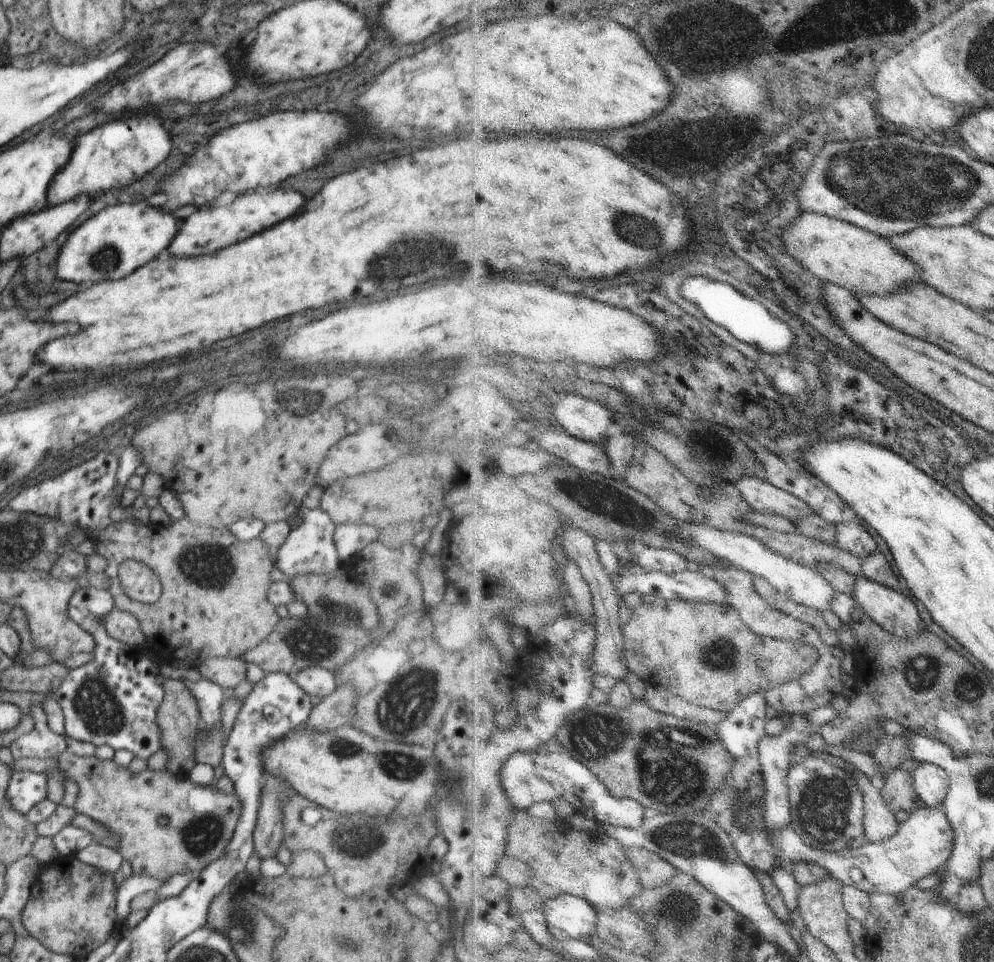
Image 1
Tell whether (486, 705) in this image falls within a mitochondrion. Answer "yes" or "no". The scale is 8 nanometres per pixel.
no

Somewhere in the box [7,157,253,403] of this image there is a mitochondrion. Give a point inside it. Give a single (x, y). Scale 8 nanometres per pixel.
(108, 259)

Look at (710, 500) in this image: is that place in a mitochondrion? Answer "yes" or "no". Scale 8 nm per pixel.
yes

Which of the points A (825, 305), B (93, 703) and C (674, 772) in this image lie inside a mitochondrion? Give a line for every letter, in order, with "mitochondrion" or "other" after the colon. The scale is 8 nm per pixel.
A: other
B: mitochondrion
C: mitochondrion

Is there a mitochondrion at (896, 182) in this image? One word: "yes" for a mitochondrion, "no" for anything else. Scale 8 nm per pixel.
yes

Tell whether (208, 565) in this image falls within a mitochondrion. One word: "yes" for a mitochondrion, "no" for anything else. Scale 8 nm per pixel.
yes

